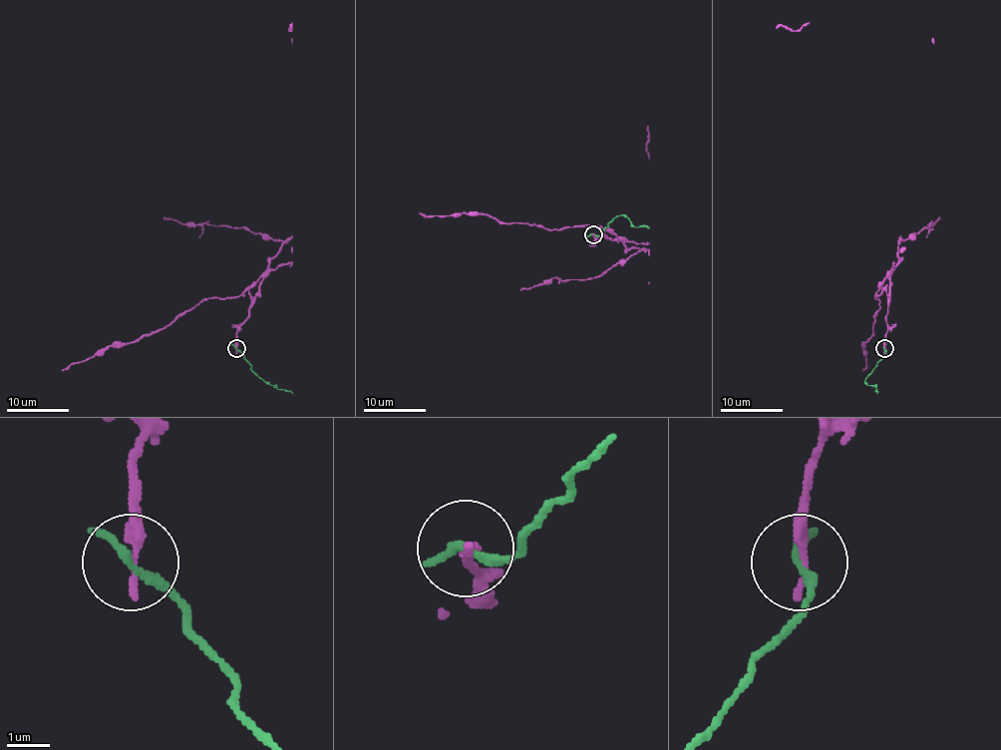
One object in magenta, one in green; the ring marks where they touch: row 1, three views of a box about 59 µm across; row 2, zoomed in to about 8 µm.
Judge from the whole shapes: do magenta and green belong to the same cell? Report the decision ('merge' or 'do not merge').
do not merge

